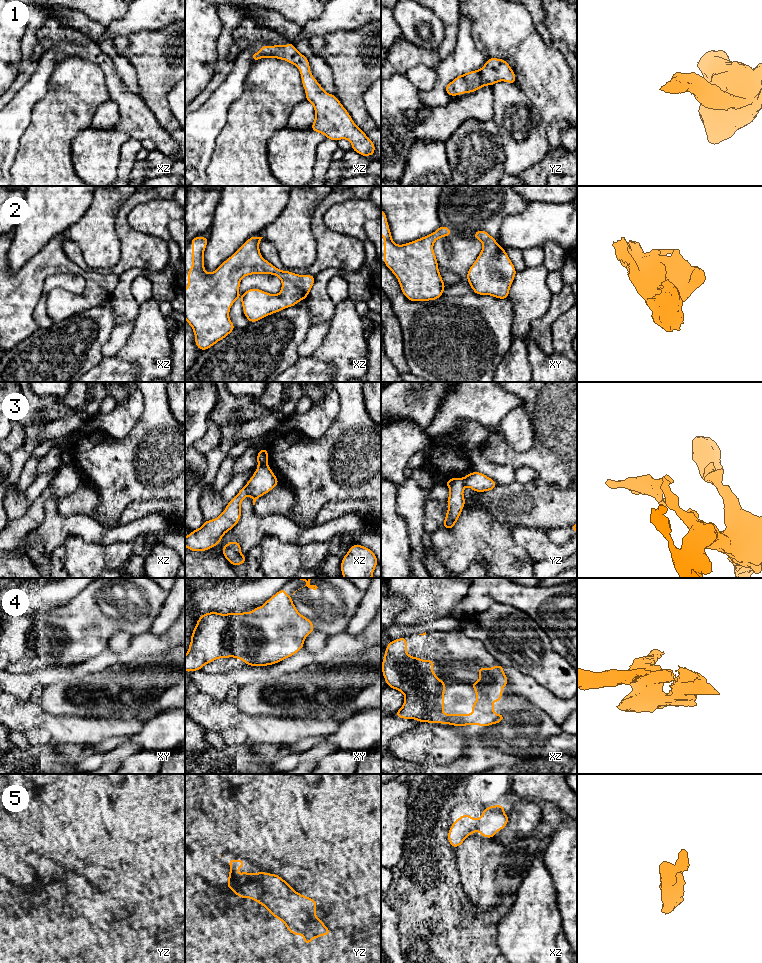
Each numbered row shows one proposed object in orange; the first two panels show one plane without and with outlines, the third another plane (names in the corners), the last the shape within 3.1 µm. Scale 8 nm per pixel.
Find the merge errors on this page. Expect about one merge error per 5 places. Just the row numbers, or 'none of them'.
3

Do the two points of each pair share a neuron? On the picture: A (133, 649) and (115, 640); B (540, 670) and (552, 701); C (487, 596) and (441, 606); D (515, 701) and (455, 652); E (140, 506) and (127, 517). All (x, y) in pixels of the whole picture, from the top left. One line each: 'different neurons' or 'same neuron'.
A: same neuron
B: different neurons
C: different neurons
D: same neuron
E: same neuron

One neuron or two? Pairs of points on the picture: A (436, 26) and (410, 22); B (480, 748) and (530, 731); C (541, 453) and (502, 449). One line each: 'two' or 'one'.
A: one
B: one
C: one

